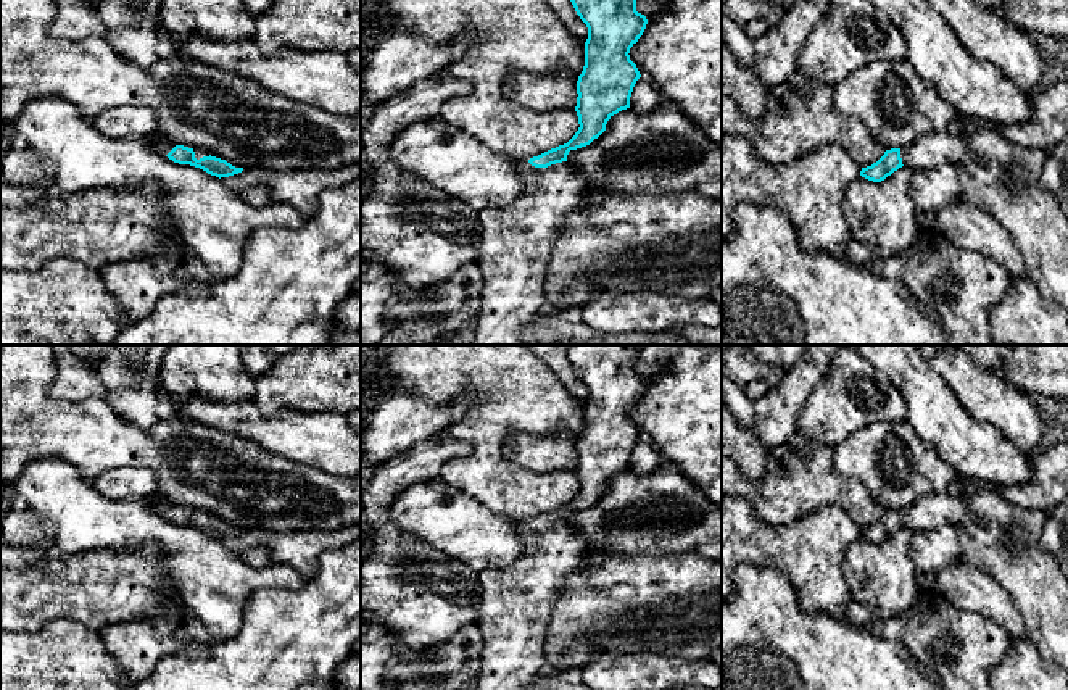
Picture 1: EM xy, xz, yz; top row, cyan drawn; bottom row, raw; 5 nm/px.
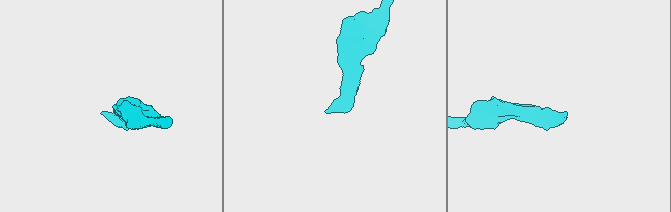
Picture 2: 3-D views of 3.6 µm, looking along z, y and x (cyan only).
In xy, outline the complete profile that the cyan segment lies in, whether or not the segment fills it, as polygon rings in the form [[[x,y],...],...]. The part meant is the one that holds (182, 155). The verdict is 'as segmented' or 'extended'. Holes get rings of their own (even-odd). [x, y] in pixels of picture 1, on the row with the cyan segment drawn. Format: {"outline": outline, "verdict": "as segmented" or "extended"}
{"outline": [[[159,135],[158,153],[166,155],[174,163],[200,168],[219,179],[229,177],[243,171],[243,168],[235,168],[226,160],[211,156],[205,150],[174,145],[168,137],[163,137],[163,135]]], "verdict": "extended"}

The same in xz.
{"outline": [[[636,0],[570,2],[588,27],[585,66],[577,81],[575,111],[580,127],[567,143],[519,163],[517,172],[524,190],[509,206],[478,211],[483,231],[475,263],[485,285],[478,329],[470,345],[524,345],[524,329],[546,306],[546,268],[556,232],[562,227],[564,218],[582,206],[582,192],[586,189],[586,179],[572,169],[567,155],[590,145],[606,131],[614,114],[630,108],[633,87],[641,77],[628,55],[648,24],[646,16],[636,11]]], "verdict": "extended"}

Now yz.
{"outline": [[[931,132],[918,137],[907,148],[891,148],[873,163],[862,168],[860,176],[881,182],[902,166],[910,169],[933,168],[941,163],[965,164],[971,158],[965,137],[950,135],[947,132]]], "verdict": "extended"}

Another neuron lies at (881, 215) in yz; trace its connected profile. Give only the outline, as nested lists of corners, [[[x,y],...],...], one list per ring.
[[[902,166],[881,182],[859,176],[846,190],[851,237],[875,247],[880,263],[910,250],[921,234],[910,198],[912,176],[913,169]]]

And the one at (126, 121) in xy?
[[[119,106],[98,114],[95,129],[110,139],[158,135],[156,114],[142,106]]]

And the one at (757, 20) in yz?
[[[722,0],[722,13],[741,26],[752,40],[767,35],[784,18],[781,8],[764,5],[759,0]]]

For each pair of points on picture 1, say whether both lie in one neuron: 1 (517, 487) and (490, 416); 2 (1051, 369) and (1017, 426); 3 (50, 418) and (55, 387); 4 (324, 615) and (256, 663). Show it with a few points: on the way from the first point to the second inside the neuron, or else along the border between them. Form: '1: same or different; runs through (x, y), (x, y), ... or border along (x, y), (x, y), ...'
1: same; runs through (500, 469), (490, 460), (490, 434)
2: different; border along (1005, 381), (1038, 400)
3: different; border along (55, 361), (47, 386), (52, 397), (92, 397)
4: same; runs through (308, 631), (273, 663)

